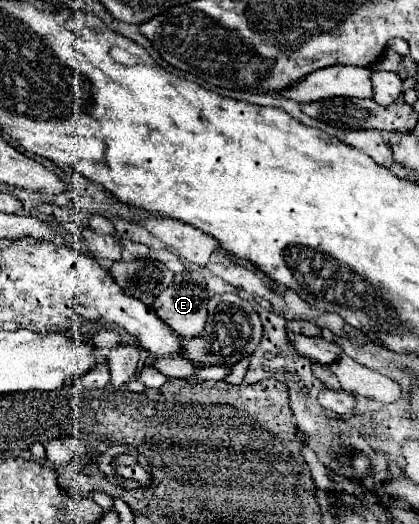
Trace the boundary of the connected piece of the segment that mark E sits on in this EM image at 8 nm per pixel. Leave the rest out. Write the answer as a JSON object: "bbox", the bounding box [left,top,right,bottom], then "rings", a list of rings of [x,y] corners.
{"bbox":[152,266,208,338],"rings":[[[184,266],[184,270],[176,272],[174,284],[170,288],[166,288],[164,292],[160,292],[160,296],[156,296],[152,308],[156,310],[156,314],[180,336],[180,338],[192,338],[192,336],[200,336],[200,332],[204,332],[204,324],[206,324],[206,302],[208,302],[208,292],[202,286],[202,282],[196,282],[196,272],[186,272],[188,268]]]}

